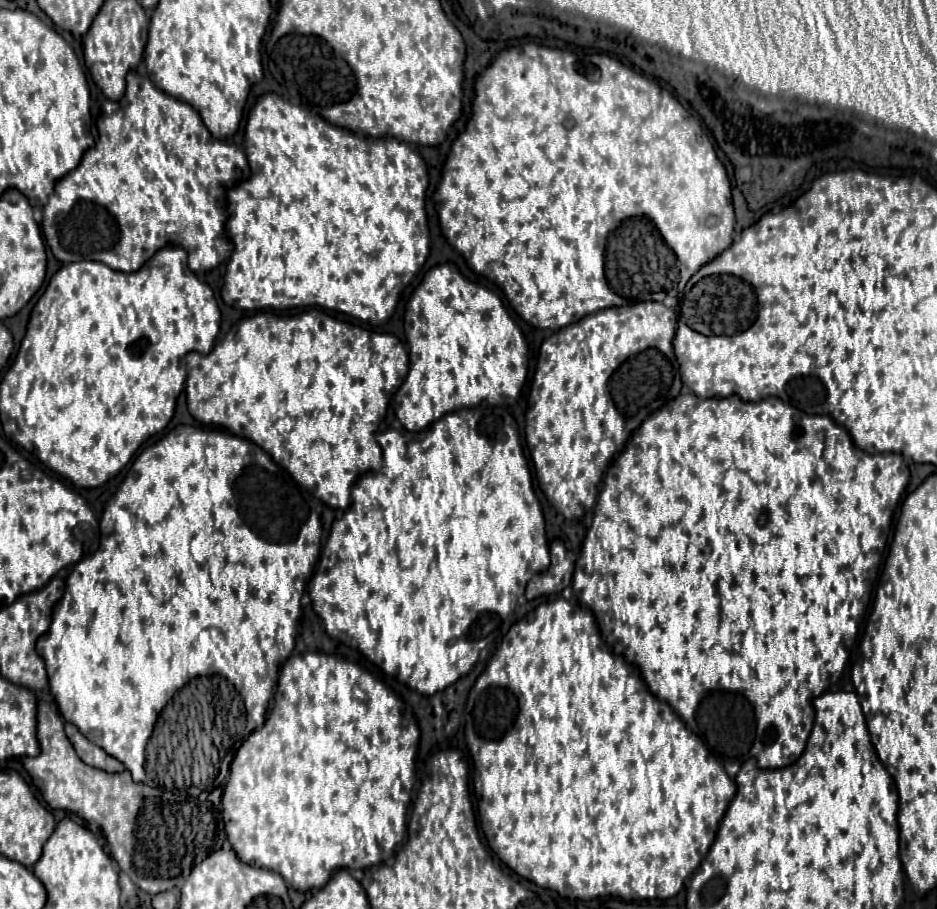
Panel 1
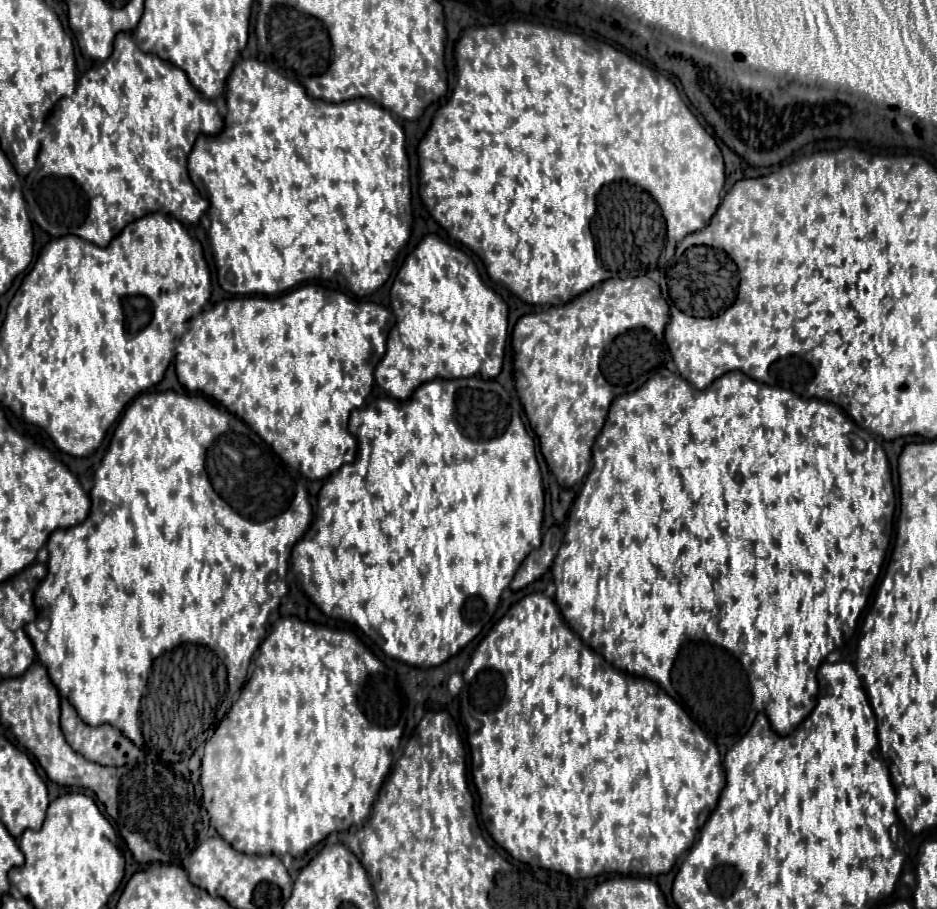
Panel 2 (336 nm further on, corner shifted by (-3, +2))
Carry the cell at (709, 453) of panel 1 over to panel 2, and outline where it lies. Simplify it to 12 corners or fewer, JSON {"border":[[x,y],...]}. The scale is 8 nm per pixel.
{"border":[[617,397],[555,603],[717,745],[789,735],[893,533],[841,407]]}

